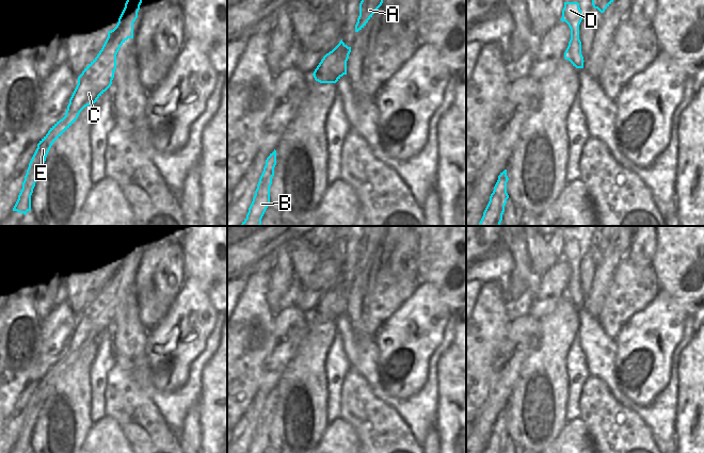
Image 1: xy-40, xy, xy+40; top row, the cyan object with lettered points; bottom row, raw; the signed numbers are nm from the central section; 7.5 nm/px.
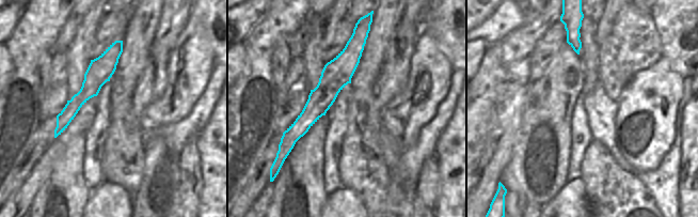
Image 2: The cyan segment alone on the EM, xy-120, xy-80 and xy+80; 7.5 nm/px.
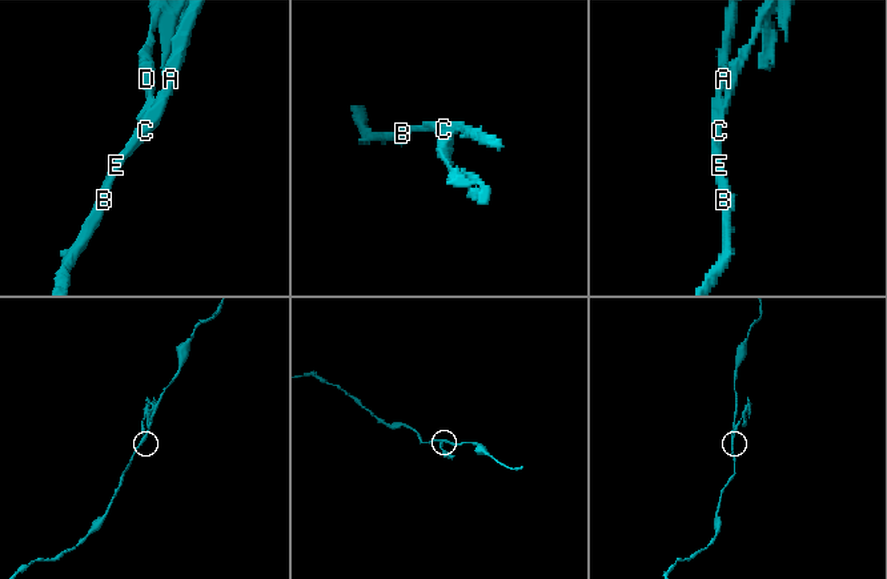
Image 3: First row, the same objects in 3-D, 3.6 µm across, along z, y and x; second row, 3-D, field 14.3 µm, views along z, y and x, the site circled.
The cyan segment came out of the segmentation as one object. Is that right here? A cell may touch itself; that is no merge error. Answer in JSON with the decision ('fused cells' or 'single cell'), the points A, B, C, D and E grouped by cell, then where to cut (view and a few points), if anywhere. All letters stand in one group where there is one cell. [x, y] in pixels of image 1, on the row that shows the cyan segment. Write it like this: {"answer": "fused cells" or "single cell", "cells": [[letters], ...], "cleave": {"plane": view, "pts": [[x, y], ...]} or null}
{"answer": "fused cells", "cells": [["A", "B", "C", "E"], ["D"]], "cleave": {"plane": "xy+40", "pts": [[565, 55], [569, 60]]}}

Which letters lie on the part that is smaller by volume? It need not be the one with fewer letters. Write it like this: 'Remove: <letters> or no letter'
Remove: D

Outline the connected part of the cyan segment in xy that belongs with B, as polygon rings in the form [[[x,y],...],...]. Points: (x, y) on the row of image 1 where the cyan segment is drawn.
[[[276,150],[267,158],[263,172],[259,178],[253,201],[249,208],[246,219],[240,226],[260,226],[261,219],[270,205],[270,187],[276,165]]]

